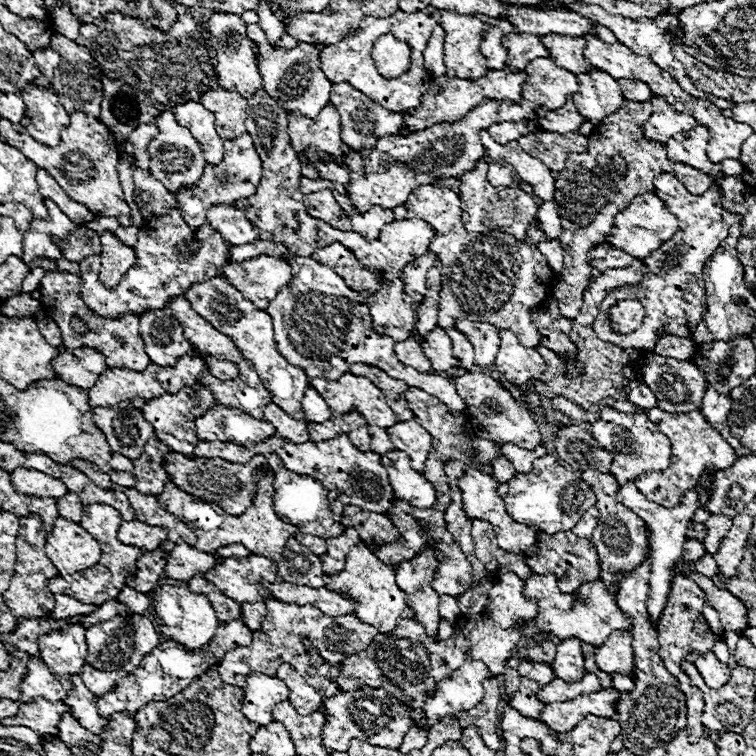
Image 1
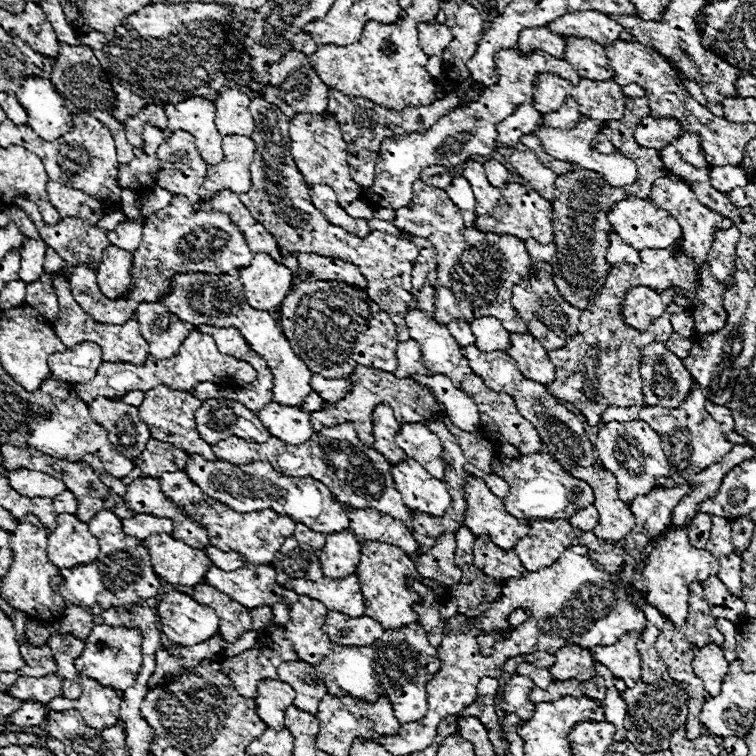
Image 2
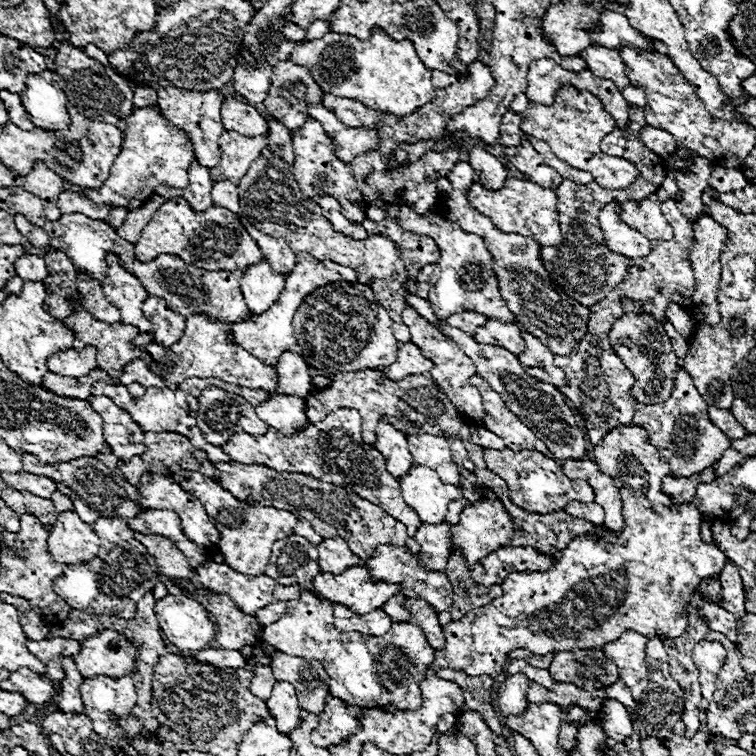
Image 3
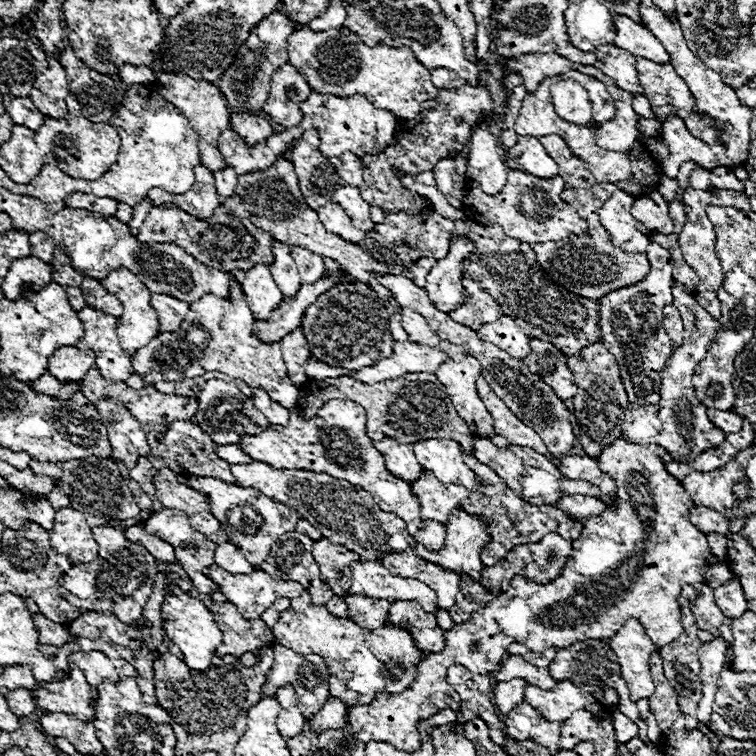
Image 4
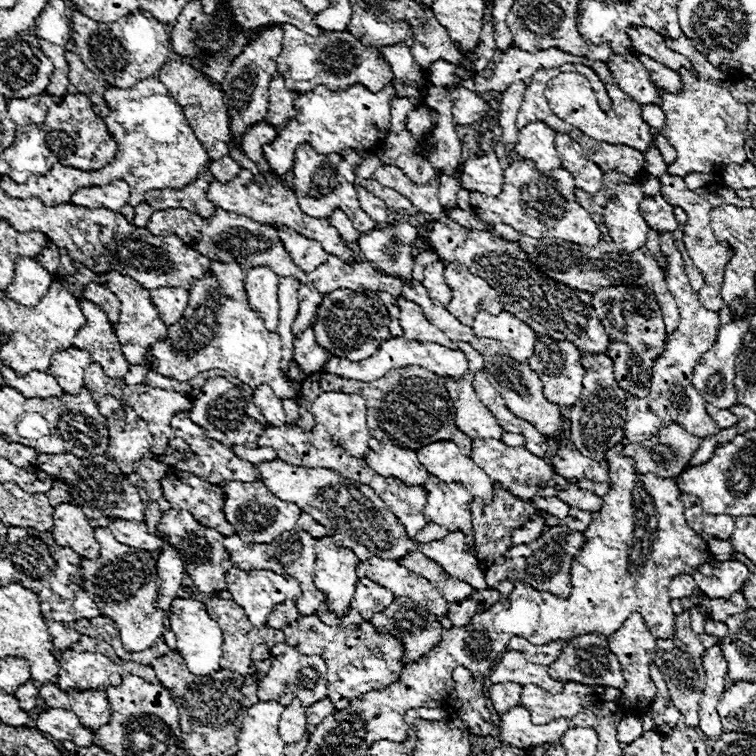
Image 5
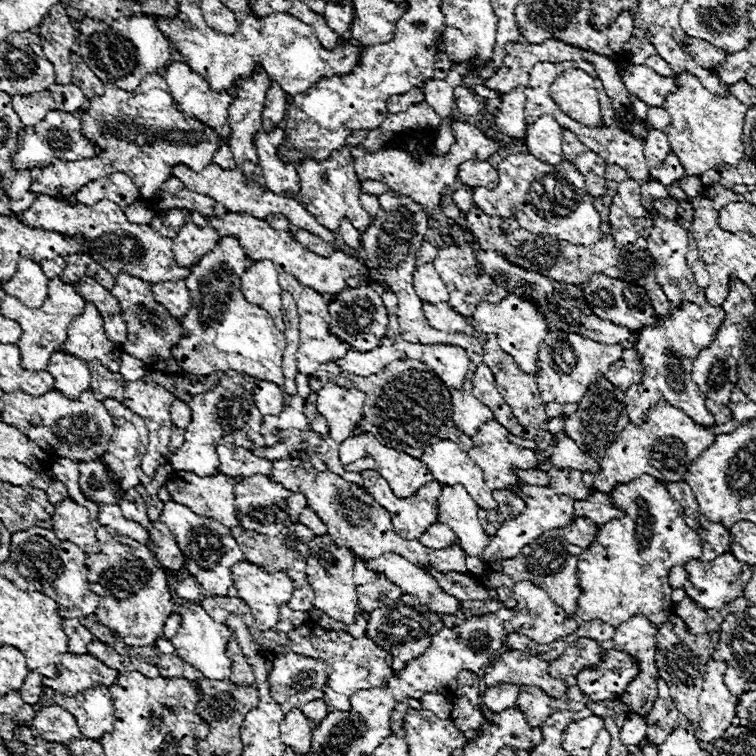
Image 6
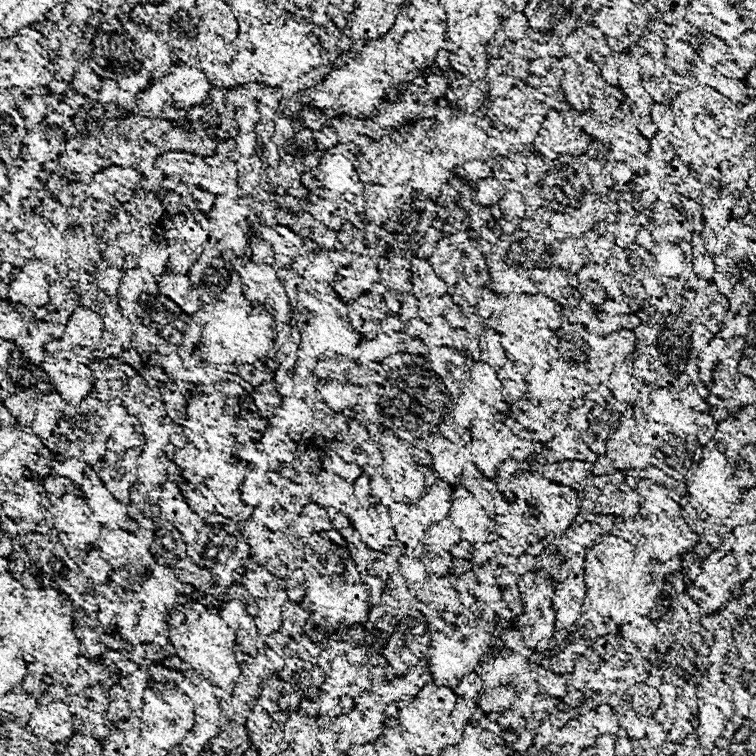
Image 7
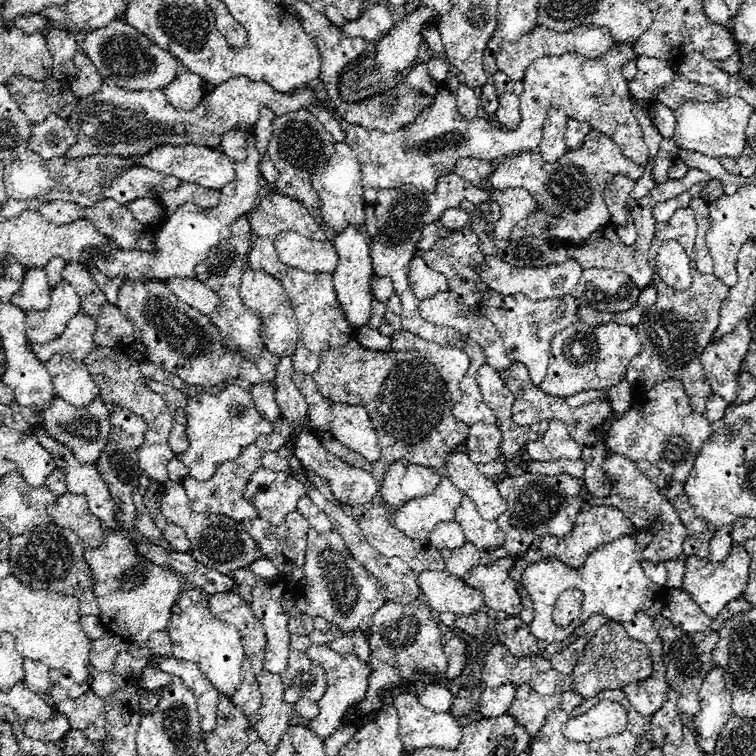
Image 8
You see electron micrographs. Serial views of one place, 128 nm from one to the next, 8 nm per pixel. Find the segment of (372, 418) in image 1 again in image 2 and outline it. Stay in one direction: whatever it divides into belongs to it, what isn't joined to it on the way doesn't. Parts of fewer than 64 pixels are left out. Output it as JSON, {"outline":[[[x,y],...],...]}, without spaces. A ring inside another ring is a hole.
{"outline":[[[312,374],[312,390],[320,394],[320,398],[324,398],[326,402],[336,402],[344,398],[346,392],[350,392],[350,380],[344,378],[330,380],[330,378],[322,378],[320,374]],[[380,404],[374,410],[374,448],[380,450],[380,454],[384,454],[392,464],[402,462],[406,458],[404,450],[400,450],[400,446],[396,446],[396,434],[400,430],[400,424],[394,420],[392,408],[388,404]]]}

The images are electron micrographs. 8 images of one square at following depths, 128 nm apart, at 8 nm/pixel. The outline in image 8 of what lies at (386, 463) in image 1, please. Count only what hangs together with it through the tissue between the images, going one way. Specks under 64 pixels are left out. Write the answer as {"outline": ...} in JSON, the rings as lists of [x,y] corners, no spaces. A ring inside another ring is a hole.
{"outline":[[[466,496],[464,502],[454,512],[454,520],[462,526],[464,536],[470,544],[474,544],[478,550],[484,552],[494,552],[498,546],[504,544],[506,536],[498,528],[496,522],[484,520],[476,508],[476,504]]]}

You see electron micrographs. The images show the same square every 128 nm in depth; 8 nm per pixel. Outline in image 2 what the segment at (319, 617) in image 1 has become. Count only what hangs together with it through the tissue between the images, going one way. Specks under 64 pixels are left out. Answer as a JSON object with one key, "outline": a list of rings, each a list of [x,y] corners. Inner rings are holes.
{"outline":[[[272,606],[274,608],[274,624],[264,628],[260,632],[260,638],[258,638],[258,644],[254,650],[246,650],[238,656],[230,656],[226,660],[222,660],[220,664],[220,670],[230,676],[230,680],[236,684],[236,688],[240,690],[240,694],[244,698],[256,698],[258,696],[258,684],[262,680],[274,680],[276,678],[276,668],[282,664],[282,662],[290,662],[290,660],[298,660],[296,652],[292,650],[290,642],[284,640],[282,636],[282,626],[288,622],[288,606]],[[328,612],[324,632],[328,632],[328,636],[342,646],[366,646],[378,640],[384,634],[384,628],[380,626],[380,622],[368,616],[348,618],[340,612]]]}

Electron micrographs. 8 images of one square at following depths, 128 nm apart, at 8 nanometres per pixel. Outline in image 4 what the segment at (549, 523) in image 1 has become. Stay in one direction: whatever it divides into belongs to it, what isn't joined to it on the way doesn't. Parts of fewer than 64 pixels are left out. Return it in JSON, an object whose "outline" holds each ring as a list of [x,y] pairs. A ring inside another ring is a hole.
{"outline":[[[476,438],[474,440],[474,456],[490,466],[506,484],[510,490],[514,490],[524,502],[542,506],[542,504],[556,504],[558,498],[566,494],[582,494],[582,496],[600,496],[600,488],[592,486],[584,480],[568,480],[564,478],[558,468],[542,454],[534,452],[532,448],[526,446],[508,446],[508,448],[498,448],[486,438]]]}

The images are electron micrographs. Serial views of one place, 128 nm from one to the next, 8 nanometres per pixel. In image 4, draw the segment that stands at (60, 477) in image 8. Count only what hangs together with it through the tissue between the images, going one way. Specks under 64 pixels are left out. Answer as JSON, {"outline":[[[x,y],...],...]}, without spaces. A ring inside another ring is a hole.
{"outline":[[[54,486],[54,490],[52,490],[46,498],[48,498],[48,502],[50,502],[50,506],[52,506],[54,510],[60,510],[60,508],[64,508],[64,506],[70,504],[68,496],[64,494],[64,490],[62,490],[60,486]]]}

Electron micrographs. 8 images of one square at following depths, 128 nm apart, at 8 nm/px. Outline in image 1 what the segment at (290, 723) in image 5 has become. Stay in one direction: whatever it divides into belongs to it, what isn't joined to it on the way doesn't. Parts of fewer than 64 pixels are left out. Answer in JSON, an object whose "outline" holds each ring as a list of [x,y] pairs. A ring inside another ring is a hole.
{"outline":[[[260,672],[250,674],[244,688],[242,712],[248,720],[260,726],[268,726],[272,722],[272,708],[278,702],[288,700],[288,694],[290,690],[282,680],[264,676]]]}

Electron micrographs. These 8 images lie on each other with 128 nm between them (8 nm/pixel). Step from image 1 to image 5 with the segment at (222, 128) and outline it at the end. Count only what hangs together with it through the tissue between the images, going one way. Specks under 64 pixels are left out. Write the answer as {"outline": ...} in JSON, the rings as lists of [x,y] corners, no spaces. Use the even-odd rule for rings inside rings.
{"outline":[[[258,122],[256,126],[250,126],[248,132],[242,138],[242,150],[244,150],[244,154],[252,162],[256,162],[256,166],[258,166],[258,170],[260,170],[262,176],[274,174],[274,170],[268,166],[268,162],[266,162],[266,158],[262,154],[262,146],[268,144],[268,142],[272,142],[276,136],[278,136],[278,132],[276,132],[274,126],[268,126],[266,122]]]}

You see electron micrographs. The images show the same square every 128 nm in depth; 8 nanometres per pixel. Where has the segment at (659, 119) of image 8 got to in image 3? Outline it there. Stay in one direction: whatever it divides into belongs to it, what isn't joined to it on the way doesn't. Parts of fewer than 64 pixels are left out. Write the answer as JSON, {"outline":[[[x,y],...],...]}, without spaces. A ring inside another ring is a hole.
{"outline":[[[628,86],[626,90],[622,90],[622,94],[628,100],[628,104],[632,104],[632,106],[640,106],[640,108],[646,106],[646,96],[644,96],[644,92],[640,88]]]}

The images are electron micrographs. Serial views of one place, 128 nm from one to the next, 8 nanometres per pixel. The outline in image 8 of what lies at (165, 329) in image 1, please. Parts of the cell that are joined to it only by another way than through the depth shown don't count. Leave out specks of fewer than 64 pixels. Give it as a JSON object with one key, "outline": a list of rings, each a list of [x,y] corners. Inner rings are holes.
{"outline":[[[172,278],[166,284],[182,302],[190,304],[192,308],[200,310],[202,314],[212,314],[212,310],[220,308],[220,298],[216,296],[216,292],[210,290],[208,286],[204,286],[200,280]]]}

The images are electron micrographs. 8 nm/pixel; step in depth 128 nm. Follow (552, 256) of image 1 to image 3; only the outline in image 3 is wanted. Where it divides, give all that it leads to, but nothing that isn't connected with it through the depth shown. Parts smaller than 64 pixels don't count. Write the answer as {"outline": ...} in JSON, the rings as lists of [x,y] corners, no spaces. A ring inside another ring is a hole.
{"outline":[[[458,162],[448,174],[448,178],[452,180],[452,192],[448,195],[451,207],[449,219],[461,226],[465,232],[484,238],[492,254],[492,266],[498,280],[500,296],[504,298],[508,310],[512,310],[512,314],[516,316],[518,326],[528,334],[536,334],[536,338],[540,338],[540,342],[544,342],[544,346],[548,346],[552,354],[570,354],[576,342],[580,342],[580,338],[584,338],[586,334],[588,306],[580,306],[580,302],[568,298],[568,294],[560,292],[552,284],[538,256],[540,244],[536,244],[532,238],[520,238],[516,234],[504,234],[496,230],[484,214],[470,208],[468,190],[472,184],[472,174],[474,170],[468,162]]]}

